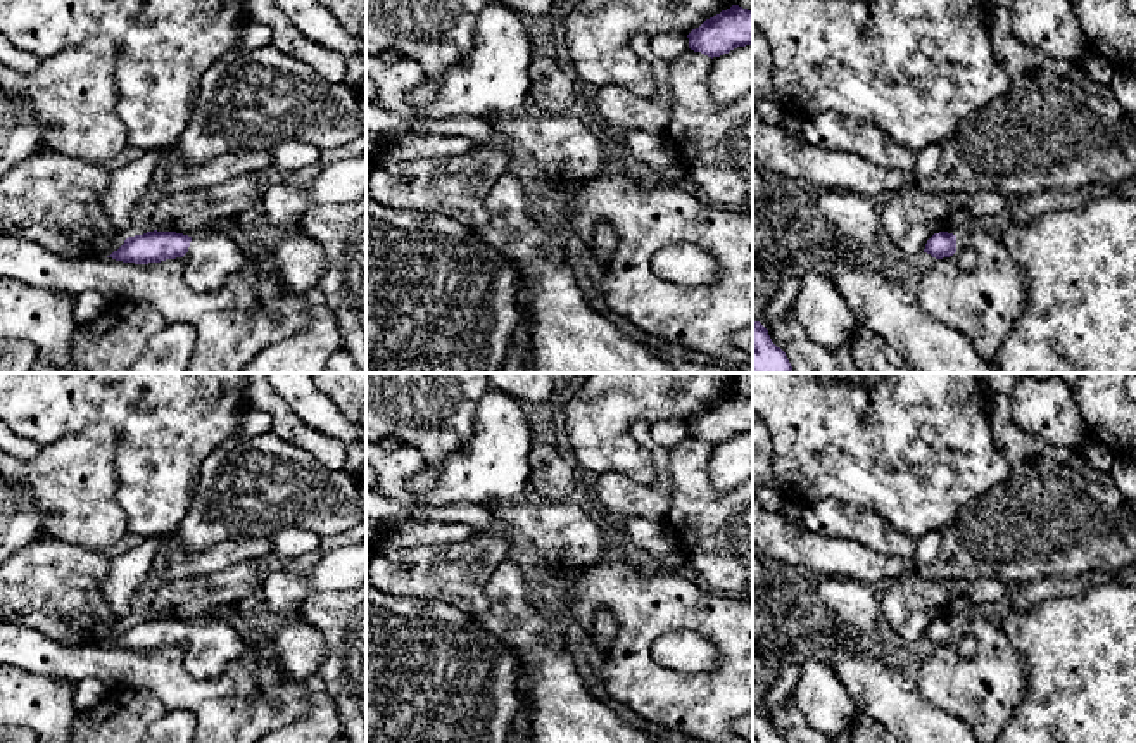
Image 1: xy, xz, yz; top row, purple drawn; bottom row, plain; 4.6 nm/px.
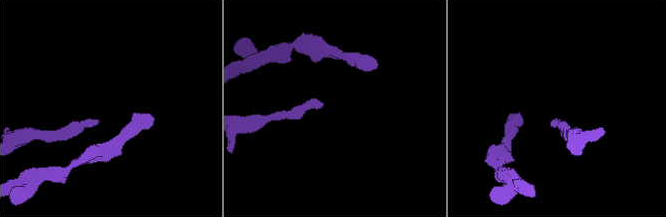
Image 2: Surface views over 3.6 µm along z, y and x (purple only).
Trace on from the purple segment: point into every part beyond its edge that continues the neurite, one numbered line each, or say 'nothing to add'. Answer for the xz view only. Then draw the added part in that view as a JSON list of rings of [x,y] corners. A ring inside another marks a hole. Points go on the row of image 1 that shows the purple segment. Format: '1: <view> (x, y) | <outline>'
nothing to add

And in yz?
nothing to add

